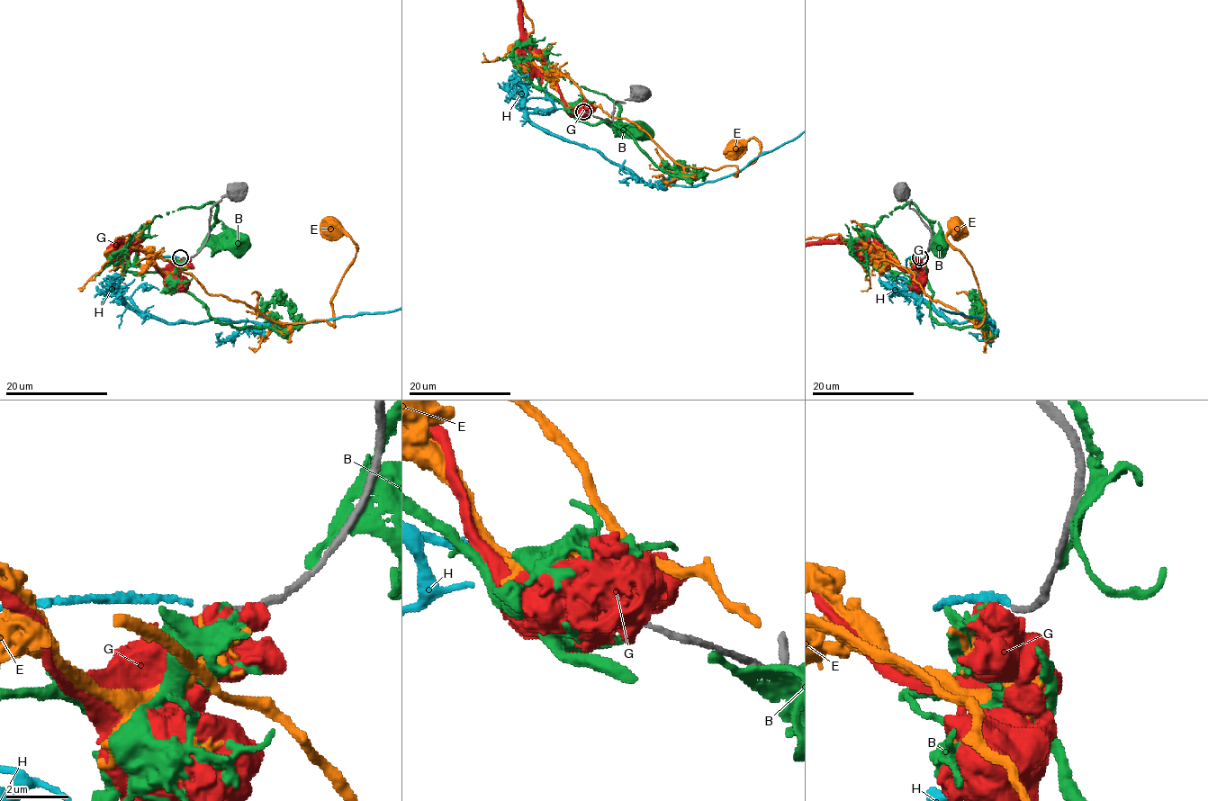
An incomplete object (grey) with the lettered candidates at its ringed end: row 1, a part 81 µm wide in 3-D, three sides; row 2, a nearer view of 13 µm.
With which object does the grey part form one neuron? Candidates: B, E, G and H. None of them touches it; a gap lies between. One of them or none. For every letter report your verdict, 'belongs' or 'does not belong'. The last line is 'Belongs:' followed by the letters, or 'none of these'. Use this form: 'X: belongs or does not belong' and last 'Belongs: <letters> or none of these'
B: does not belong
E: does not belong
G: does not belong
H: belongs
Belongs: H

